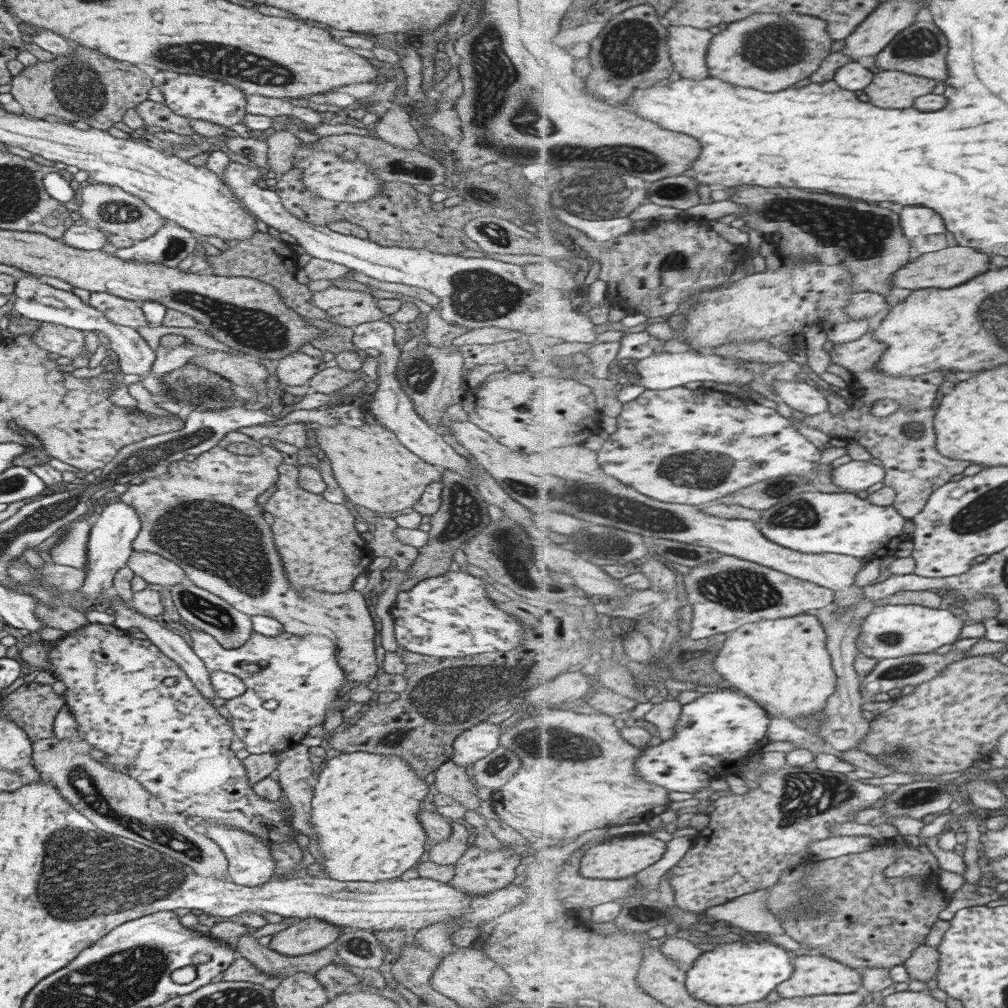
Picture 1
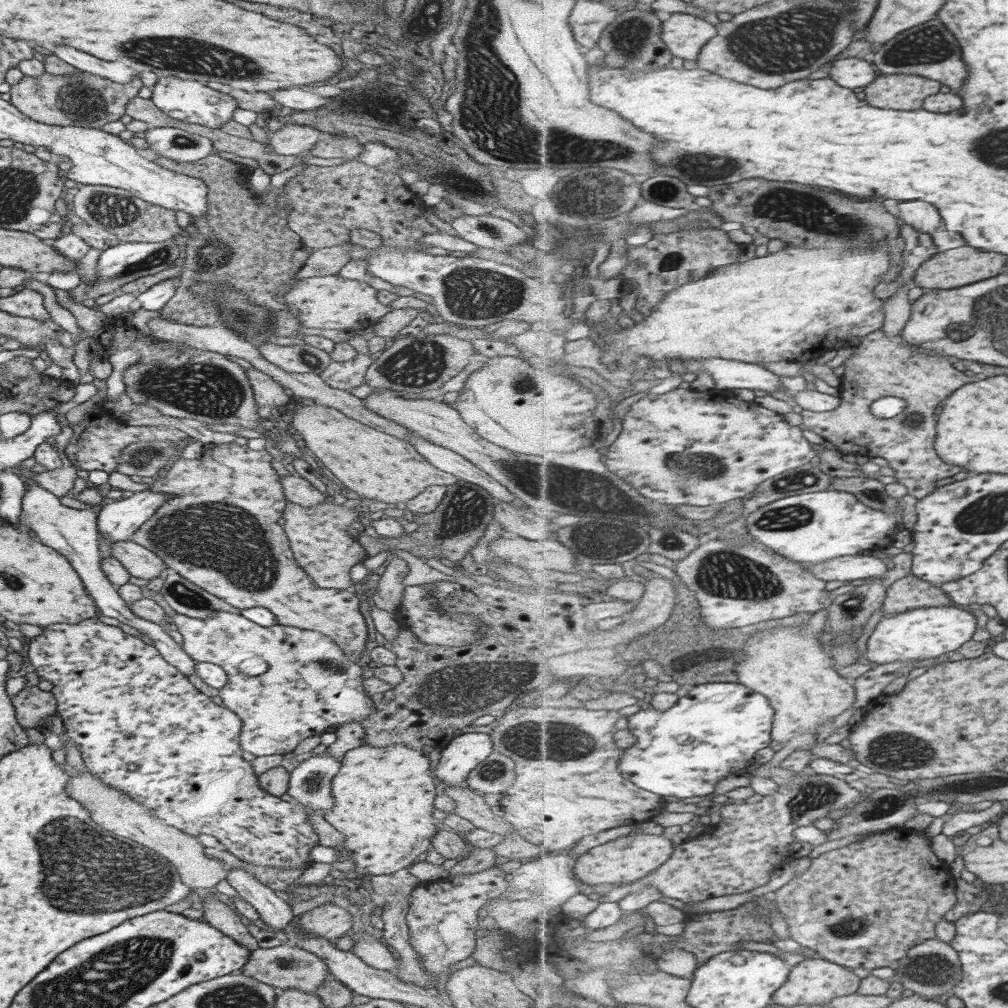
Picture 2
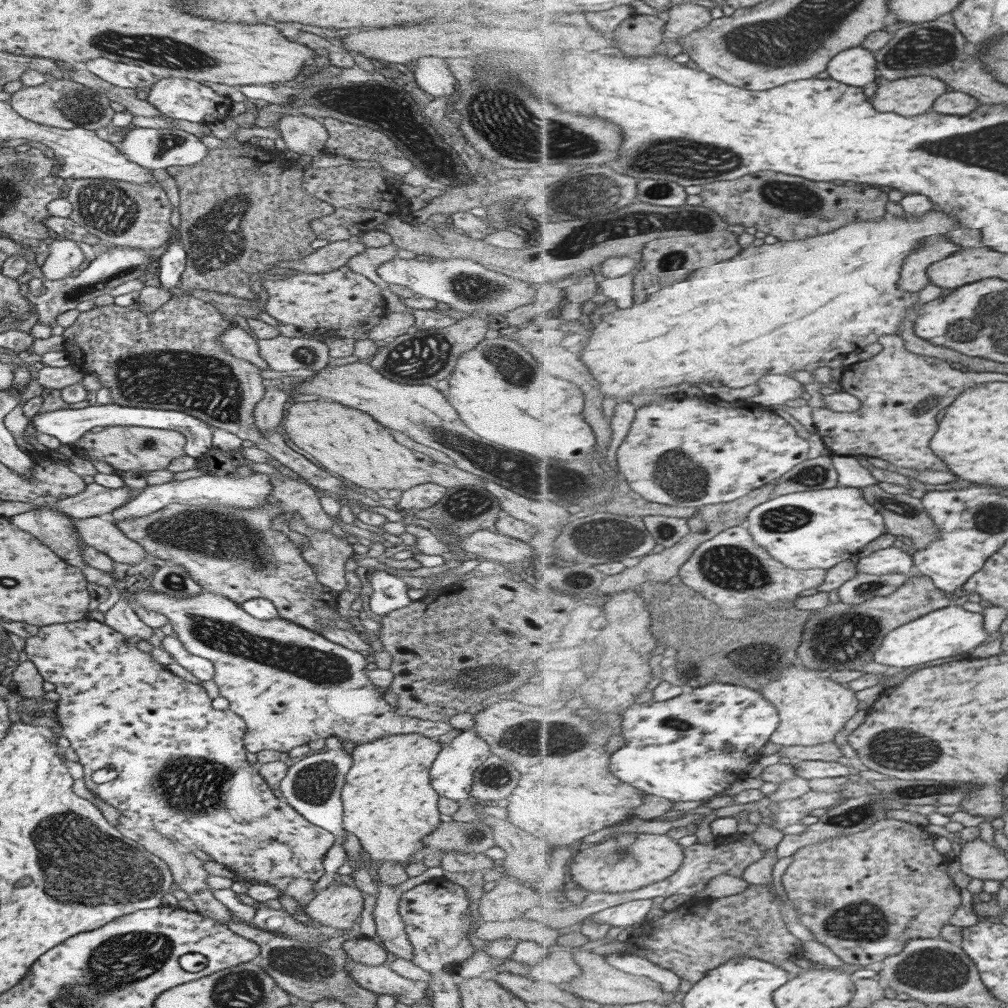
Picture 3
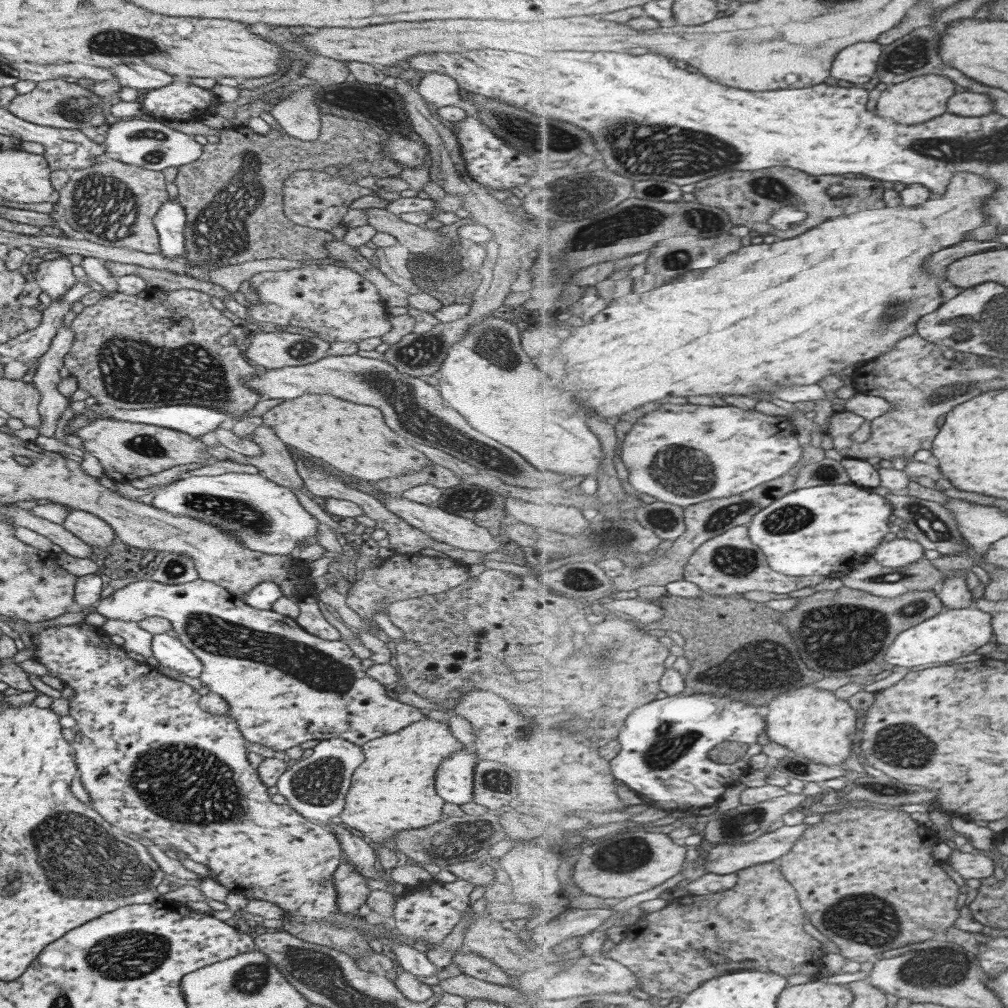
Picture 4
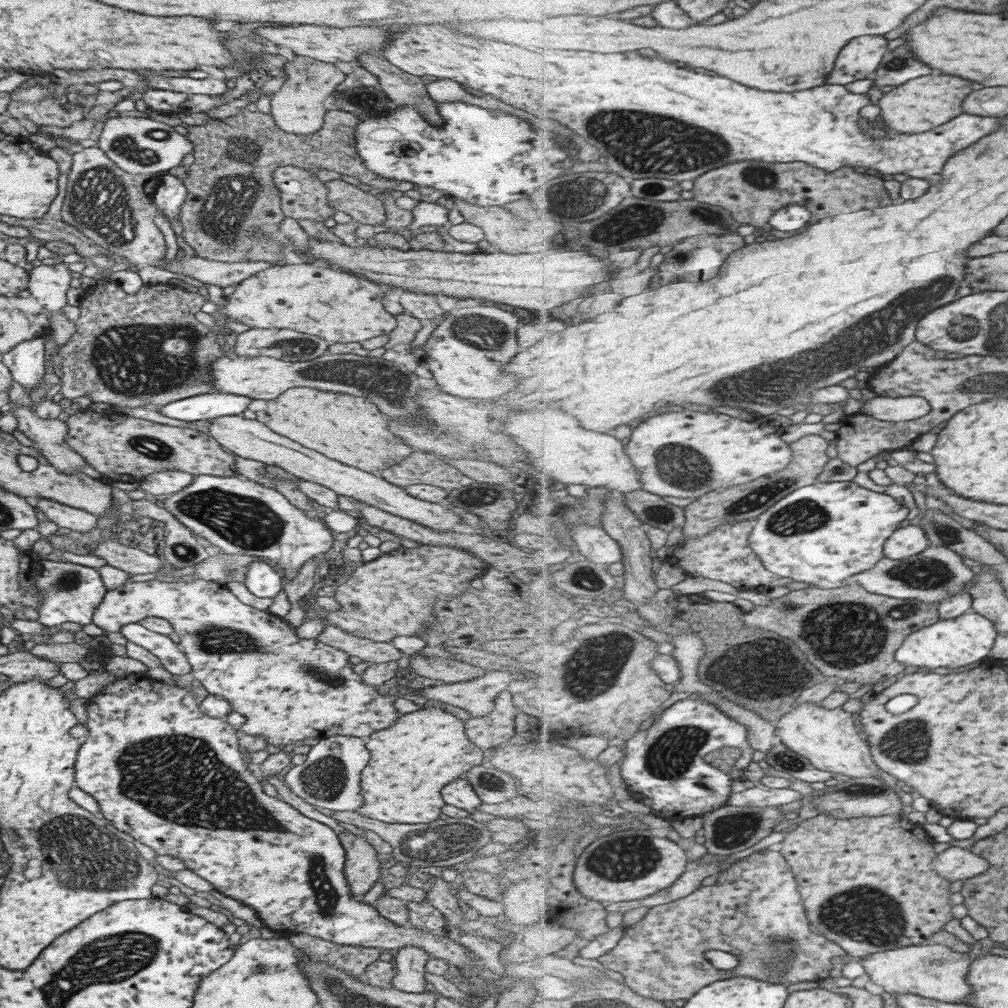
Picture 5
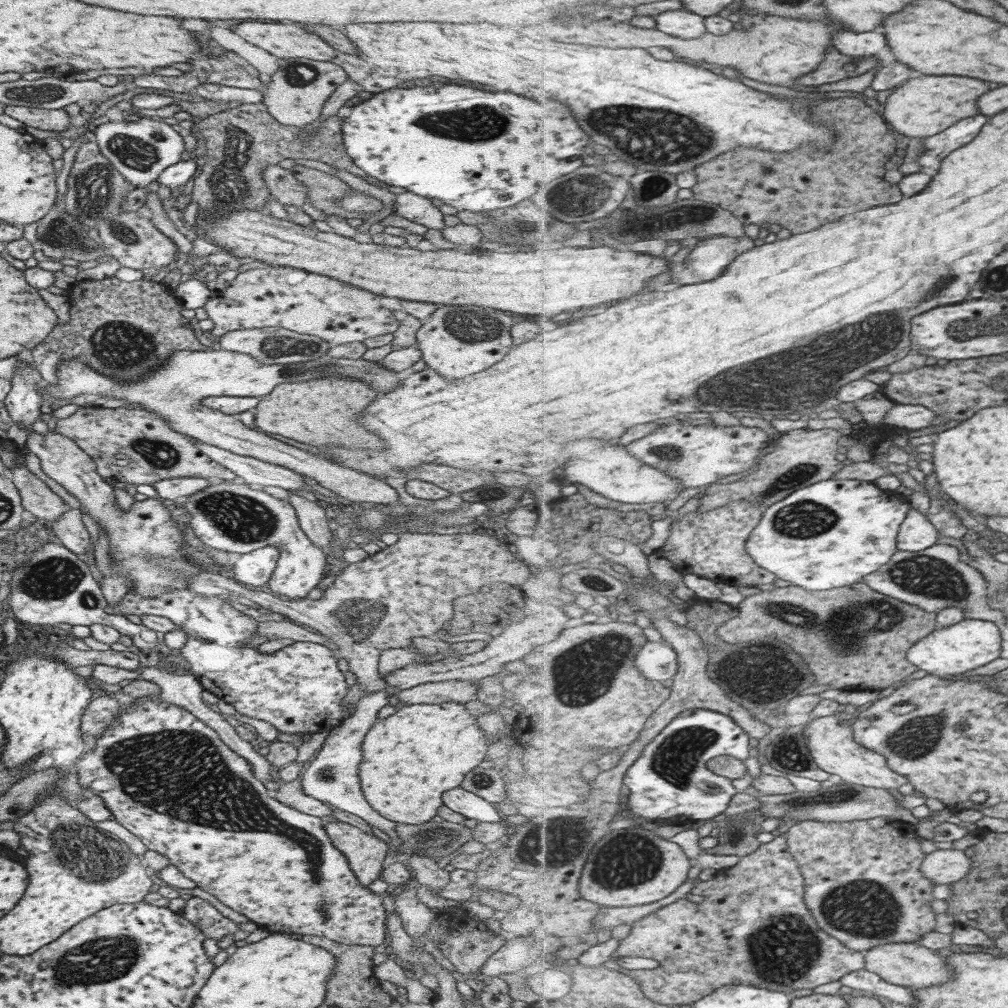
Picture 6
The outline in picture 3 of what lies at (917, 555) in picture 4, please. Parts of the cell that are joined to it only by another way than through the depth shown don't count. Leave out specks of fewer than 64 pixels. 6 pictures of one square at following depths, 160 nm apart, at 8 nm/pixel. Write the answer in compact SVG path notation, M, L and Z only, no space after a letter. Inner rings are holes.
M897 543L861 558L855 565L857 572L874 575L888 575L899 572L907 575L915 571L913 553L901 550Z

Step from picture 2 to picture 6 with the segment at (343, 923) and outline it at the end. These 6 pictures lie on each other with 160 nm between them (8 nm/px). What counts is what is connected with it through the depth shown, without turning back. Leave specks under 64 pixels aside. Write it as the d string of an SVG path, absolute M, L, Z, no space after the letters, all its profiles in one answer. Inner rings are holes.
M329 822L323 826L331 845L347 859L359 886L366 887L380 877L380 870L388 861L389 850L383 840L376 838L373 833L361 832L359 828Z

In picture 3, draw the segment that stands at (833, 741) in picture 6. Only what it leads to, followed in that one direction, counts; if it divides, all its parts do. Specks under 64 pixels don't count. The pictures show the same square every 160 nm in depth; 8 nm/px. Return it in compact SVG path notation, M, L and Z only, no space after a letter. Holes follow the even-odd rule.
M798 663L795 668L783 670L778 680L772 680L769 686L763 688L761 693L777 707L780 714L780 725L770 738L771 742L781 747L833 742L845 724L857 714L859 700L855 691L847 683L835 681L833 675L821 677L821 671Z

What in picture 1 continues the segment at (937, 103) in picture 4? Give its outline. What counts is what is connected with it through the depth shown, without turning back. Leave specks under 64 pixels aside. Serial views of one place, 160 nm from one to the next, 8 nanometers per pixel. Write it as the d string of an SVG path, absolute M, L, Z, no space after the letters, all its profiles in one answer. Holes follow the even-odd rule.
M879 70L864 90L863 98L879 108L906 109L913 107L917 98L929 94L935 86L937 82L931 78L899 70Z

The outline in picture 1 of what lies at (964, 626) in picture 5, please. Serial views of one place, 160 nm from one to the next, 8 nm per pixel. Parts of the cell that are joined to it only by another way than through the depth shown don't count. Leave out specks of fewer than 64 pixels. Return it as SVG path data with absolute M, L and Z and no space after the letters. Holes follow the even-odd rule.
M888 604L875 607L872 613L863 620L857 644L865 656L885 660L901 658L910 654L927 654L935 652L941 646L954 645L966 625L966 617L955 616L946 609L934 609L919 605Z

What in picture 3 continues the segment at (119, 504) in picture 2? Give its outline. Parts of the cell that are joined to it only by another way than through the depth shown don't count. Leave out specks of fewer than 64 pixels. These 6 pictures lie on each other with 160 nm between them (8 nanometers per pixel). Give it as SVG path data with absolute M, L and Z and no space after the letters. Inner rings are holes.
M251 474L247 478L229 478L229 476L197 476L187 480L173 480L157 486L145 486L139 495L129 499L123 506L112 510L112 523L125 519L145 516L157 509L163 509L168 504L183 504L189 506L209 506L222 504L235 508L259 508L271 499L271 482L267 482L265 474Z

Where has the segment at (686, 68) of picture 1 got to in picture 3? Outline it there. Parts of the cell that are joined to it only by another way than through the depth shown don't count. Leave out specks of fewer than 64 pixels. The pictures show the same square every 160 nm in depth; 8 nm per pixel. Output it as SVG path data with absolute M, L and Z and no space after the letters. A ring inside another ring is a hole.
M693 2L671 7L664 28L665 43L668 47L667 54L672 57L684 52L684 49L678 44L678 38L709 26L713 20L710 8Z

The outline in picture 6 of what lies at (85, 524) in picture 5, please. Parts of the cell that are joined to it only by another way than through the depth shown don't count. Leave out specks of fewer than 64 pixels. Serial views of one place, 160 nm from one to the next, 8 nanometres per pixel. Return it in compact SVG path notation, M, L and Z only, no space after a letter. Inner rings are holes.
M23 463L10 470L8 476L17 489L21 506L36 518L53 522L71 510L41 480L29 473Z

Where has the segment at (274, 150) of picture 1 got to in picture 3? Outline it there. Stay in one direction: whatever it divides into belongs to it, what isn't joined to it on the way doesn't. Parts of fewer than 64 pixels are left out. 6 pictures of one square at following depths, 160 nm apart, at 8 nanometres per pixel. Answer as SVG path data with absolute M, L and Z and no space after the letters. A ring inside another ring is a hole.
M297 113L283 115L278 120L279 136L286 144L287 152L293 156L305 155L311 158L323 153L324 143L327 142L325 127L318 118Z

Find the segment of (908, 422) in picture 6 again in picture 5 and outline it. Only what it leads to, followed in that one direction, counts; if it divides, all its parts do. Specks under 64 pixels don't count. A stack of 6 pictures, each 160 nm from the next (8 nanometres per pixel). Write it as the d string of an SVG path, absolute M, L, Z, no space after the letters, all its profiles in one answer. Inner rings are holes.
M875 397L862 406L862 413L888 422L913 422L930 414L932 407L922 397Z

